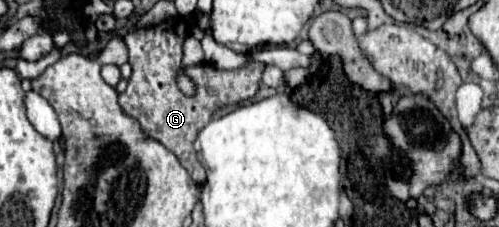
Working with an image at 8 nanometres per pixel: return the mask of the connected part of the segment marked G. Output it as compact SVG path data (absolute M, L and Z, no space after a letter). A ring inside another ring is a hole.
M183 18L165 20L157 26L135 30L133 34L127 34L123 40L129 50L129 64L133 68L133 74L129 78L127 90L121 94L121 106L129 116L135 116L145 130L147 136L159 140L163 146L167 146L171 152L175 152L181 160L181 164L189 170L191 178L197 184L205 182L205 170L201 162L197 160L197 152L193 150L193 142L199 134L199 130L211 120L215 110L227 104L239 104L243 100L249 100L257 94L261 84L261 74L265 70L265 64L251 62L249 66L243 66L239 70L217 70L211 64L197 64L197 66L183 66L183 40L189 36L189 24ZM185 72L193 84L195 94L185 96L177 86L177 74Z

